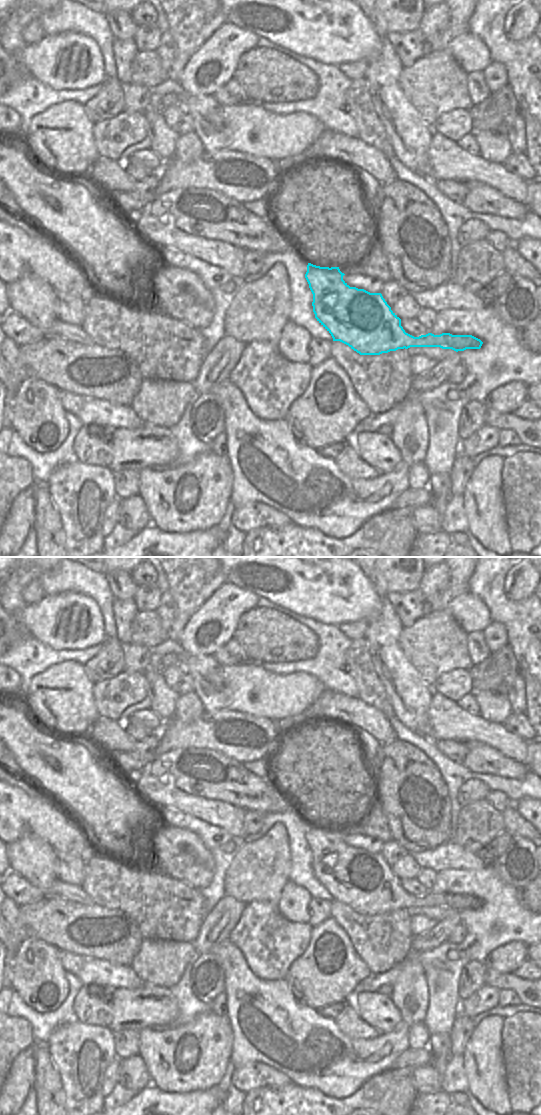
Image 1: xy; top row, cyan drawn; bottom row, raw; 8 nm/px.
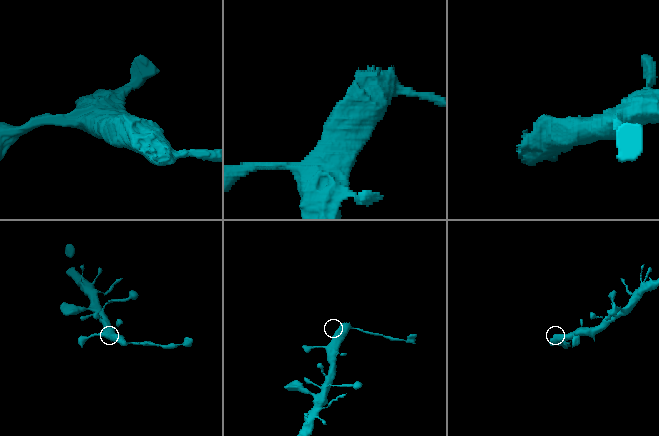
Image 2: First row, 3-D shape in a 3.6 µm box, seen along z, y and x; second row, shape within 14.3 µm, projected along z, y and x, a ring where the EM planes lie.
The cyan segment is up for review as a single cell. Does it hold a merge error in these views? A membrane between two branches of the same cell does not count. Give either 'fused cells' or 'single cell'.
fused cells

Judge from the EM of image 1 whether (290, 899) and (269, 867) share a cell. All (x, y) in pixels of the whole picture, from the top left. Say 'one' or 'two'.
two

